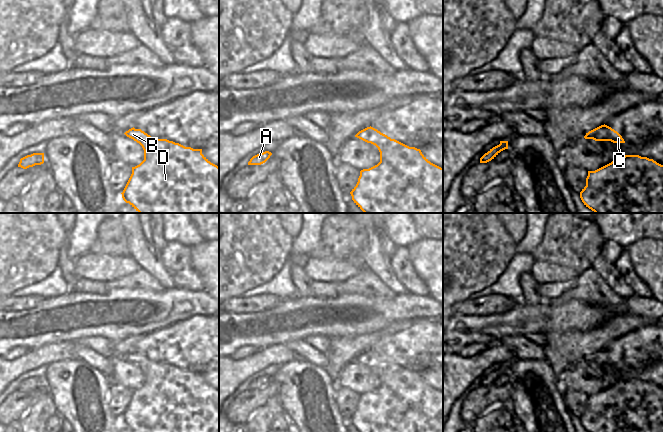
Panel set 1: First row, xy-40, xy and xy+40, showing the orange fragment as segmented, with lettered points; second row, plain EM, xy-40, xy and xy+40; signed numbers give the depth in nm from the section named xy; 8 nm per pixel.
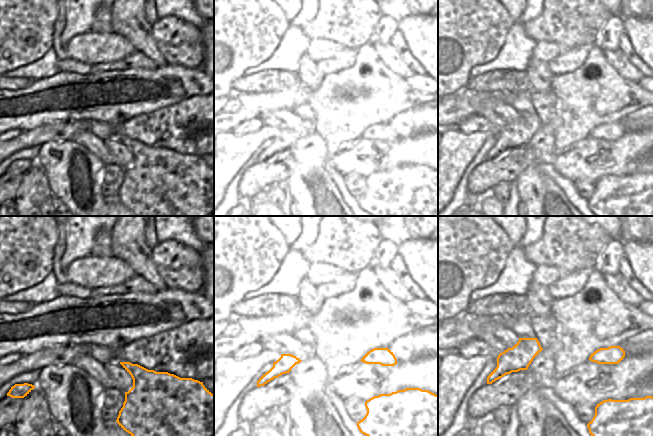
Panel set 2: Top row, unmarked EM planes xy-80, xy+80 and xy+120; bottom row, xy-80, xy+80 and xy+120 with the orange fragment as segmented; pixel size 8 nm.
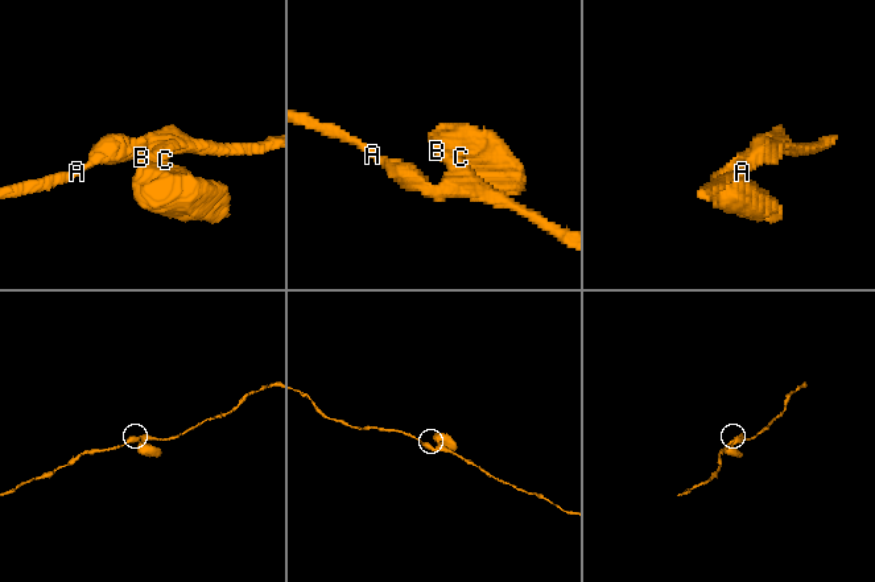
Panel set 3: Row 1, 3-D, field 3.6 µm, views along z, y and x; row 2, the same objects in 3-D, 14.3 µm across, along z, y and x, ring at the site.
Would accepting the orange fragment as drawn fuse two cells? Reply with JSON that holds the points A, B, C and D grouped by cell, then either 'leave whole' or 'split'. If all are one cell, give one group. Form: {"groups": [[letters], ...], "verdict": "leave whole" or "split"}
{"groups": [["A", "B", "C", "D"]], "verdict": "leave whole"}

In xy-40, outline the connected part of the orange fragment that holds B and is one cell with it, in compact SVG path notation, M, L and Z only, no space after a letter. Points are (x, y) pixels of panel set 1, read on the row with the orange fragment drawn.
M134 127L126 131L124 134L139 143L144 150L144 160L139 165L132 167L132 174L121 193L122 198L126 203L129 203L139 213L219 213L219 167L211 163L202 154L202 149L185 147L167 139L155 139L141 129L135 129Z

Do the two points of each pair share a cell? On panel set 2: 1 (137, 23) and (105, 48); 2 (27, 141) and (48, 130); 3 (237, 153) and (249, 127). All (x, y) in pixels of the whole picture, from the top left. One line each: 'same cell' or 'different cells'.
1: different cells
2: same cell
3: different cells

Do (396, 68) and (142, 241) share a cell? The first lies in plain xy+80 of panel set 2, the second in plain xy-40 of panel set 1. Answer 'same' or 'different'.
same

